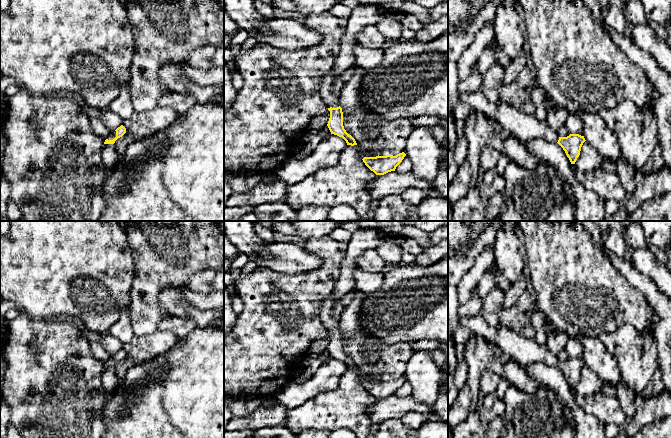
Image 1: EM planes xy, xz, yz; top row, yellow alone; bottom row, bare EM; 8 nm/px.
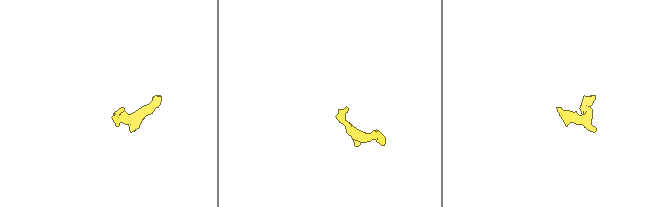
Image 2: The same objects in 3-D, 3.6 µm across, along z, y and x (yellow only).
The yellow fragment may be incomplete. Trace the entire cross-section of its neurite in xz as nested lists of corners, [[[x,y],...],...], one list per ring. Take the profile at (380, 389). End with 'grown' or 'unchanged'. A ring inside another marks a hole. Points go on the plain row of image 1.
[[[404,376],[386,380],[364,381],[362,384],[365,389],[376,399],[384,399],[388,396],[395,395],[396,391],[402,386],[406,378]]]; unchanged

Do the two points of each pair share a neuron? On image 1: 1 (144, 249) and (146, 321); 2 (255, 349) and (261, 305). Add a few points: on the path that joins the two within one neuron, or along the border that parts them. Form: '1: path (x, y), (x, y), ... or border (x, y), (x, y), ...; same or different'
1: path (145, 267), (145, 274), (147, 276), (146, 303); same
2: path (259, 338), (261, 316); same

